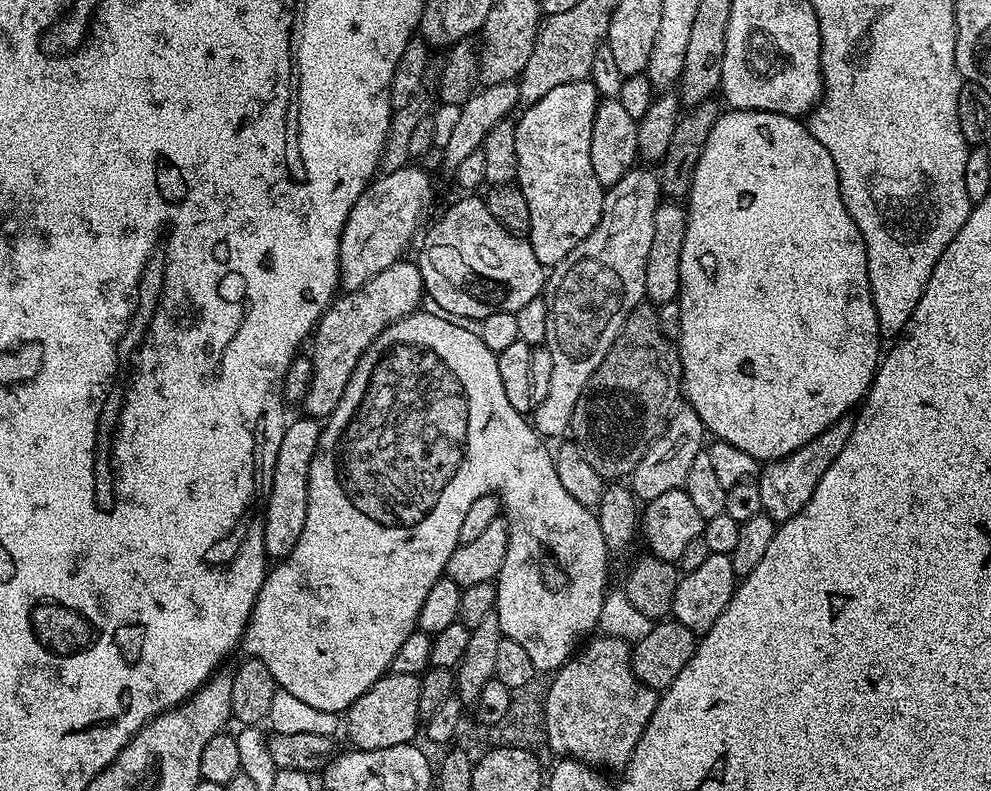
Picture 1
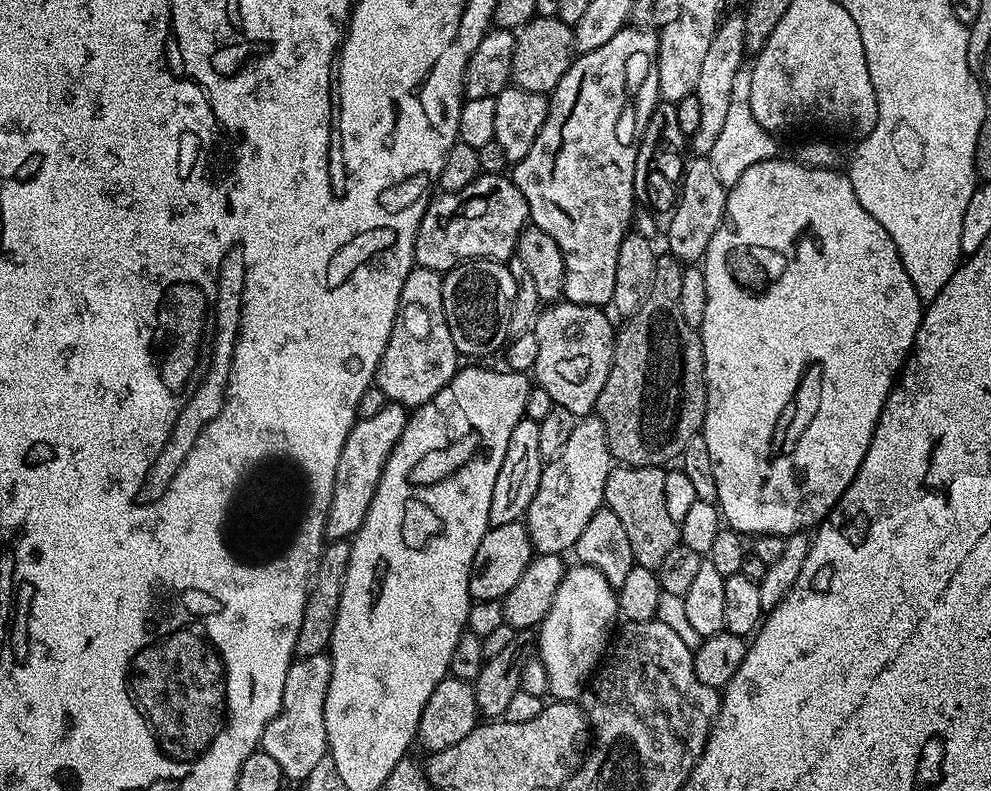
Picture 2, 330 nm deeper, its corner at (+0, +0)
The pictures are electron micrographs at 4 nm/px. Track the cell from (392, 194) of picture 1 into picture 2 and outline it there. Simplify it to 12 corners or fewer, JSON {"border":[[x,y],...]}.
{"border":[[511,175],[429,199],[415,263],[507,262],[529,224]]}

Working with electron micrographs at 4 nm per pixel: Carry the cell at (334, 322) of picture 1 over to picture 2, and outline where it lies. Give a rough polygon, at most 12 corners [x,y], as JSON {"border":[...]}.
{"border":[[413,267],[375,387],[409,410],[455,378],[441,273]]}

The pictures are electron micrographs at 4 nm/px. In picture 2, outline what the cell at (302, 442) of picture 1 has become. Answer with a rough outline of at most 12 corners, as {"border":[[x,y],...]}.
{"border":[[388,402],[342,446],[325,541],[362,526],[409,415]]}

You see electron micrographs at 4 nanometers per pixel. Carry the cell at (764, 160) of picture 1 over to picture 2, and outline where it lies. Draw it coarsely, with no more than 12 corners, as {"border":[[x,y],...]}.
{"border":[[773,158],[702,261],[723,523],[815,529],[922,301],[847,175]]}

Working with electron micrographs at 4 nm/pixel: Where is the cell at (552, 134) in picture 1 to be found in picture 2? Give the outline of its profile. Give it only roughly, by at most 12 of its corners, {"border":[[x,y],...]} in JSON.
{"border":[[659,35],[577,55],[511,169],[564,259],[608,306],[638,208]]}

